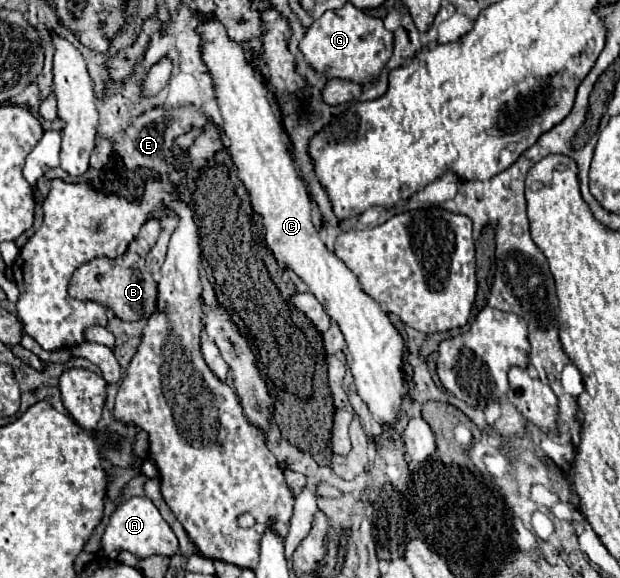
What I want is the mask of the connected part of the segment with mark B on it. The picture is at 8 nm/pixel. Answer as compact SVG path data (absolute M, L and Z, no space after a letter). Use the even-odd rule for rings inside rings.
M150 219L142 225L138 237L130 243L128 251L120 255L118 259L108 257L96 257L78 267L72 275L68 293L74 299L92 299L116 313L122 321L138 321L148 319L156 311L156 299L158 299L158 285L154 283L150 271L146 269L146 255L150 247L154 247L160 233L158 219Z

